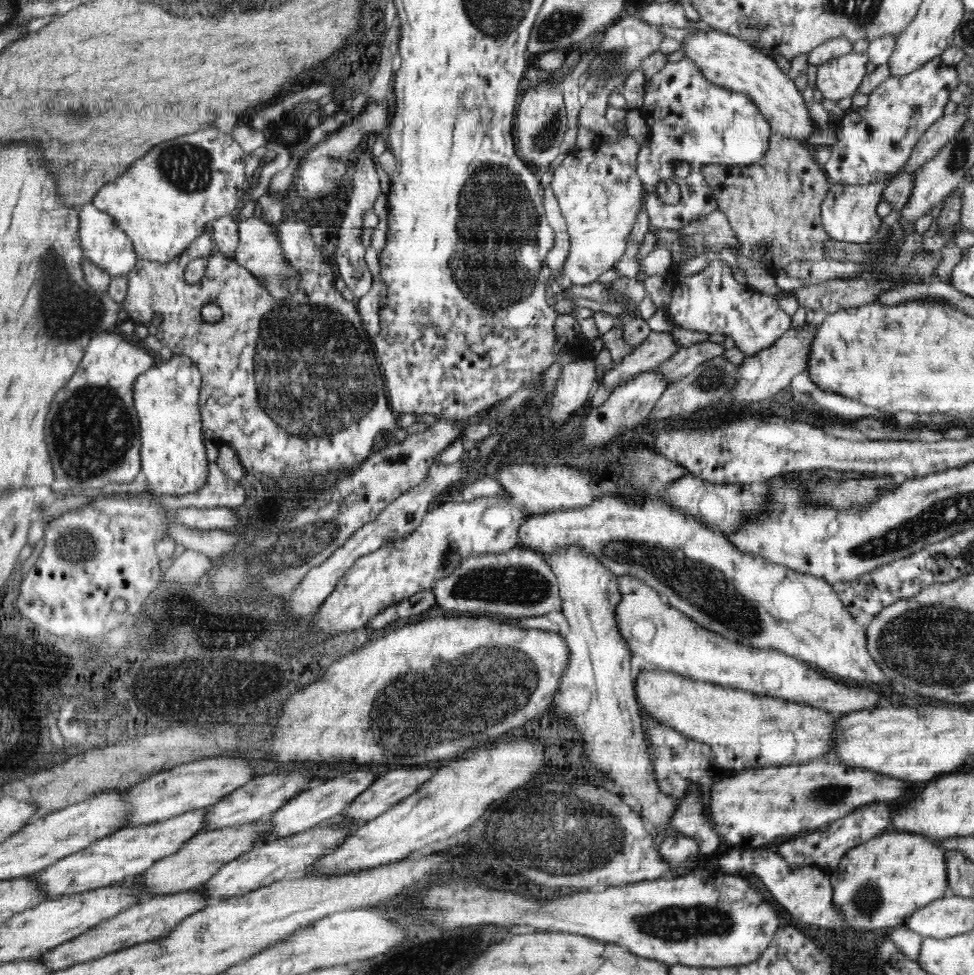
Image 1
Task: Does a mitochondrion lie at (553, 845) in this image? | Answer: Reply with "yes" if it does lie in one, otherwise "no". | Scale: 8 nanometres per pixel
yes

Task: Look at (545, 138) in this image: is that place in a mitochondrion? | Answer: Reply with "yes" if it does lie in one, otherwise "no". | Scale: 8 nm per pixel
yes

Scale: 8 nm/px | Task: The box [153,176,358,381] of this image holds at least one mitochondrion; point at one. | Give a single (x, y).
(283, 280)

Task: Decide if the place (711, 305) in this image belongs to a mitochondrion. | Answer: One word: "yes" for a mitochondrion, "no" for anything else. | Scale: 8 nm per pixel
no

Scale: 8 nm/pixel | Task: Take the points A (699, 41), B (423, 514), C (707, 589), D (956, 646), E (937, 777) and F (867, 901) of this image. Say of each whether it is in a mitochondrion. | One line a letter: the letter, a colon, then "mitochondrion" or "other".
A: other
B: other
C: mitochondrion
D: mitochondrion
E: other
F: mitochondrion

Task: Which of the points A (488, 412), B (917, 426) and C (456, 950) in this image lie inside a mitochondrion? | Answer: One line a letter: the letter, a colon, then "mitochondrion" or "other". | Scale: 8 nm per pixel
A: other
B: other
C: other

